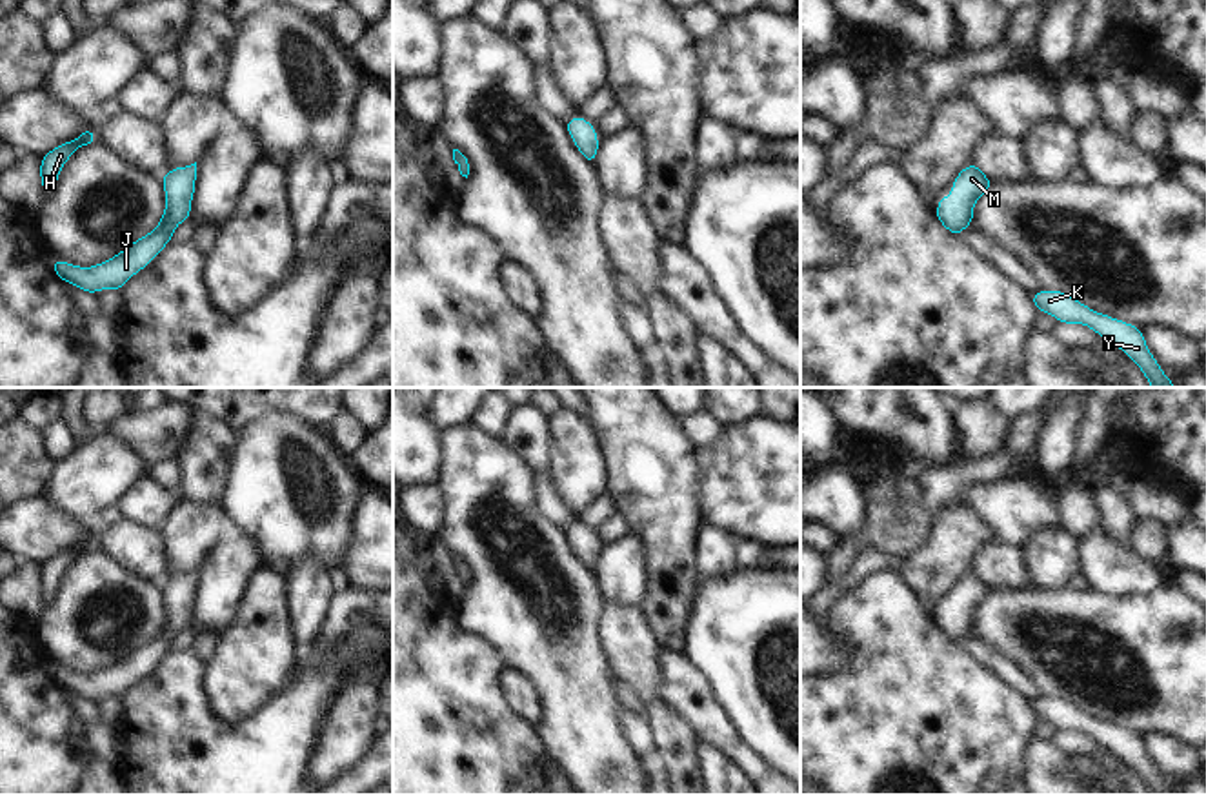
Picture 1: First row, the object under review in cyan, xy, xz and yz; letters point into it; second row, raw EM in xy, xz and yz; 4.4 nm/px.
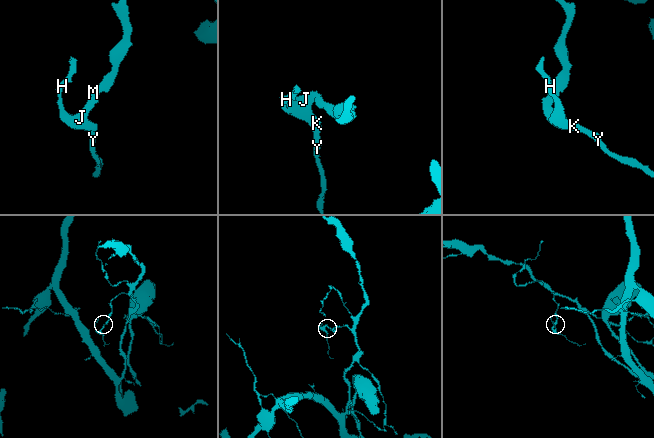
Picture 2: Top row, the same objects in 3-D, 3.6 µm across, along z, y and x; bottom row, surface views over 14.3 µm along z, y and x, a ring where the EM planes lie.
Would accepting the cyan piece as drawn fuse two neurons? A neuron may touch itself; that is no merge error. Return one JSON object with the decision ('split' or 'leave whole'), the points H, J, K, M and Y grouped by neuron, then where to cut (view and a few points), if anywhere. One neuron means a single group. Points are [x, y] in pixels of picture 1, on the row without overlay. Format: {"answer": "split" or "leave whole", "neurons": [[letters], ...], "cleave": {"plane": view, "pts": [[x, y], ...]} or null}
{"answer": "leave whole", "neurons": [["H", "J", "K", "M", "Y"]], "cleave": null}

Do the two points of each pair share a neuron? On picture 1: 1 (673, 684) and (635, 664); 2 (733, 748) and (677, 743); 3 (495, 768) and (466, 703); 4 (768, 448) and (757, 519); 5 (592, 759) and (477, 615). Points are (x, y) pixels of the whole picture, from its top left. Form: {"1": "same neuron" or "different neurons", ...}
{"1": "different neurons", "2": "different neurons", "3": "same neuron", "4": "same neuron", "5": "same neuron"}

